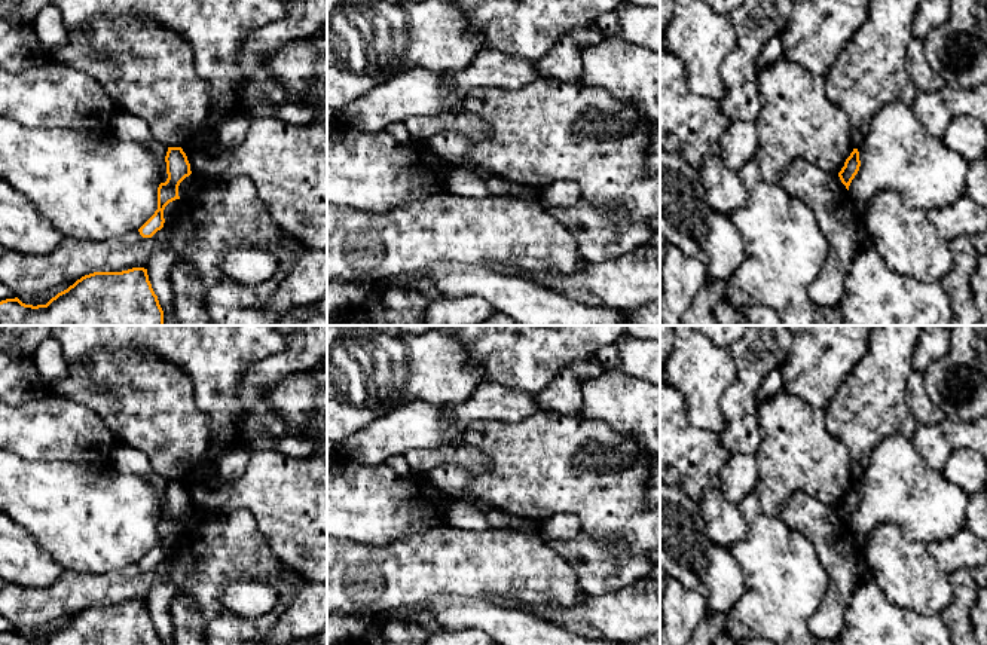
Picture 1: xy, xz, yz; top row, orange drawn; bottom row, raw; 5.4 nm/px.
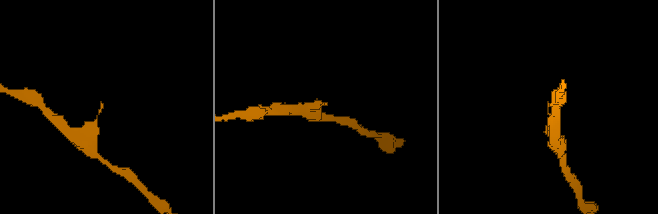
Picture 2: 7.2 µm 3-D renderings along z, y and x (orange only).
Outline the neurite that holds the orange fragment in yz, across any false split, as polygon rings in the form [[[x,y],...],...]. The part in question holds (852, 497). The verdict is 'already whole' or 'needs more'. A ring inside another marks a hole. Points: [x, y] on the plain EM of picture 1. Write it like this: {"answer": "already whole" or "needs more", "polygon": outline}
{"answer": "already whole", "polygon": [[[853,482],[850,489],[844,495],[844,499],[838,505],[838,510],[840,510],[841,516],[846,519],[847,523],[849,523],[852,513],[858,507],[859,499],[861,499],[859,484],[858,484],[858,482]]]}

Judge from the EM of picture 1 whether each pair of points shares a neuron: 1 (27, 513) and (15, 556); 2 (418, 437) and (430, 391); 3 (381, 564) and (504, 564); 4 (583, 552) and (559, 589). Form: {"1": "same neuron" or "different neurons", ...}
{"1": "different neurons", "2": "different neurons", "3": "same neuron", "4": "different neurons"}

